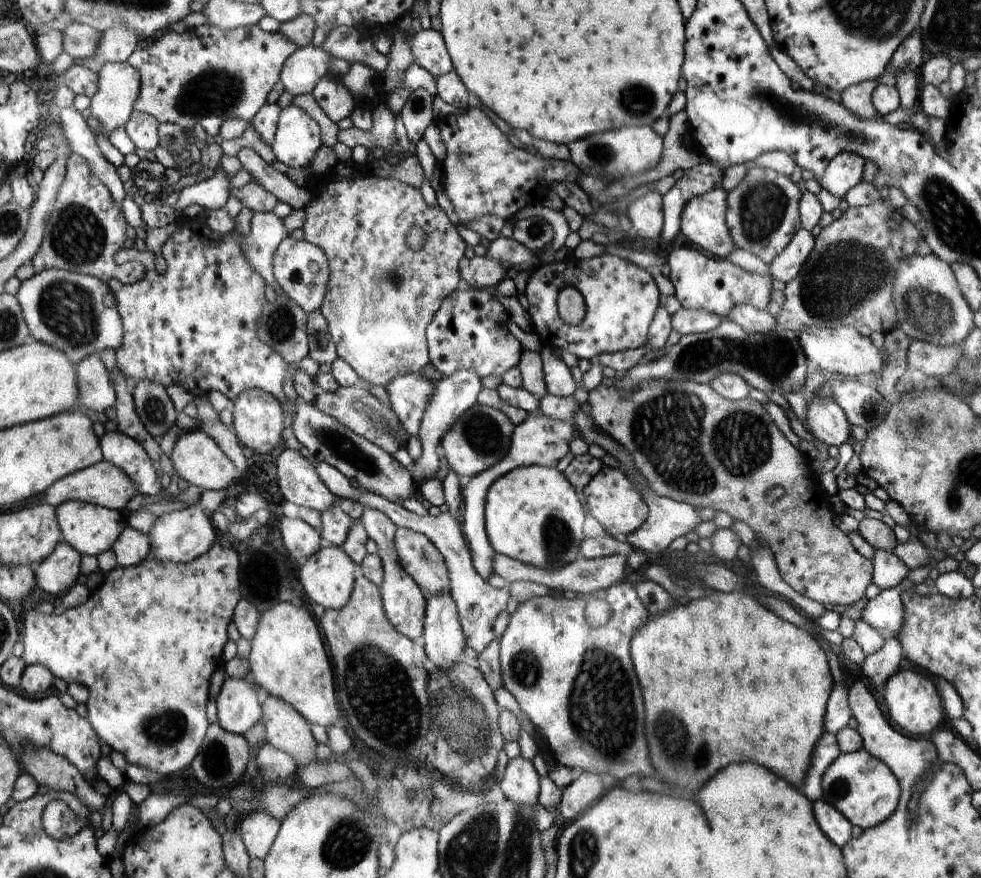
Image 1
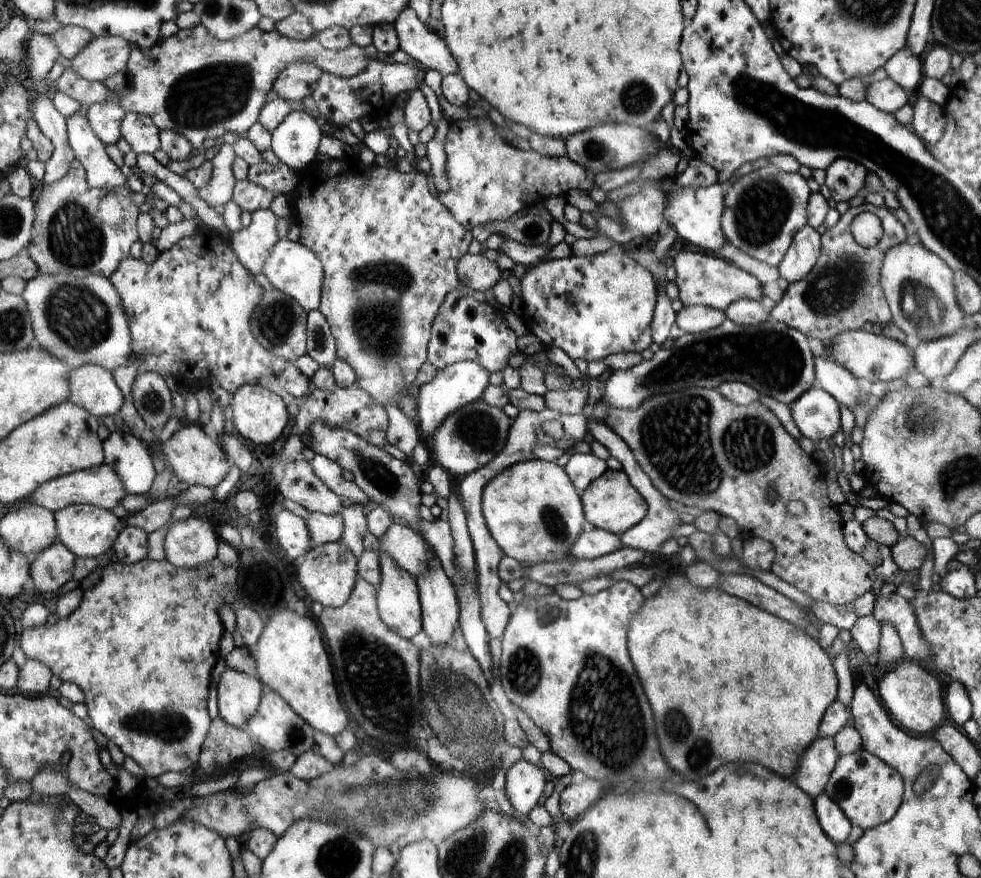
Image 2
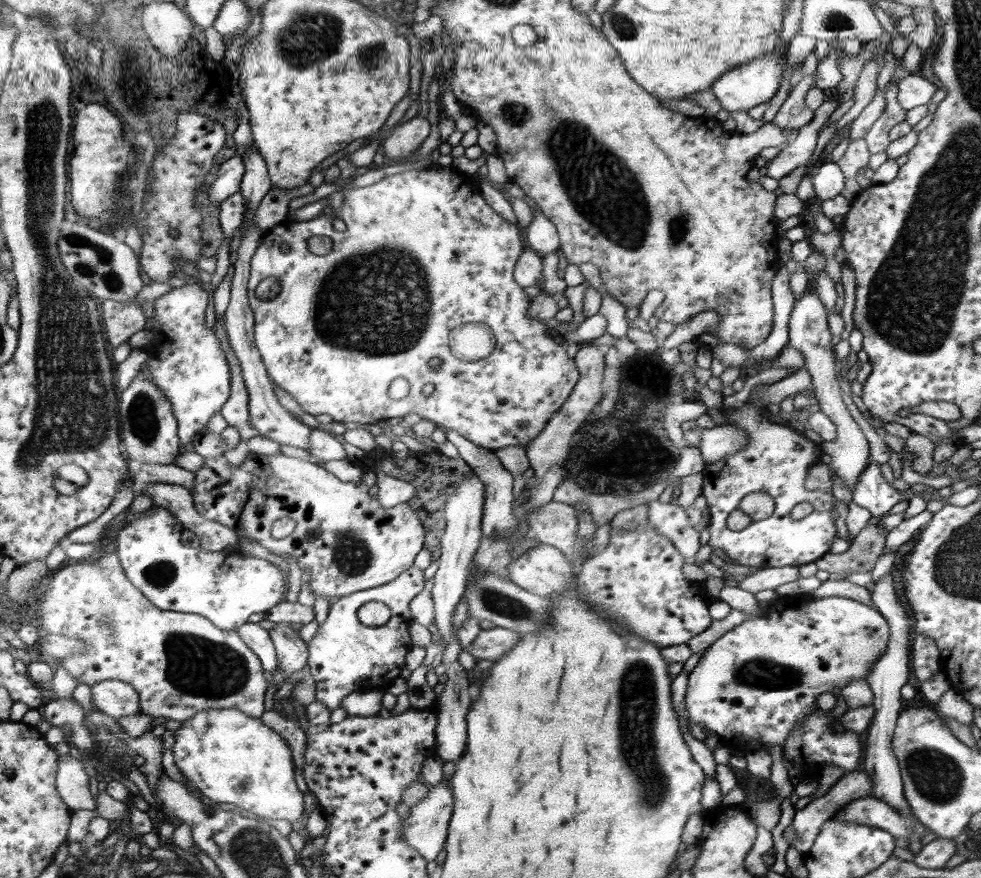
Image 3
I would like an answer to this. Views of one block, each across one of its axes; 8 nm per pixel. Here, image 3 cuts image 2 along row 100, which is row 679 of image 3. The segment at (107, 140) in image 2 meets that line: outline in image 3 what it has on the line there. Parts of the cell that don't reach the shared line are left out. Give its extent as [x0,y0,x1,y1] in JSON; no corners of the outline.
[92,680,142,718]

